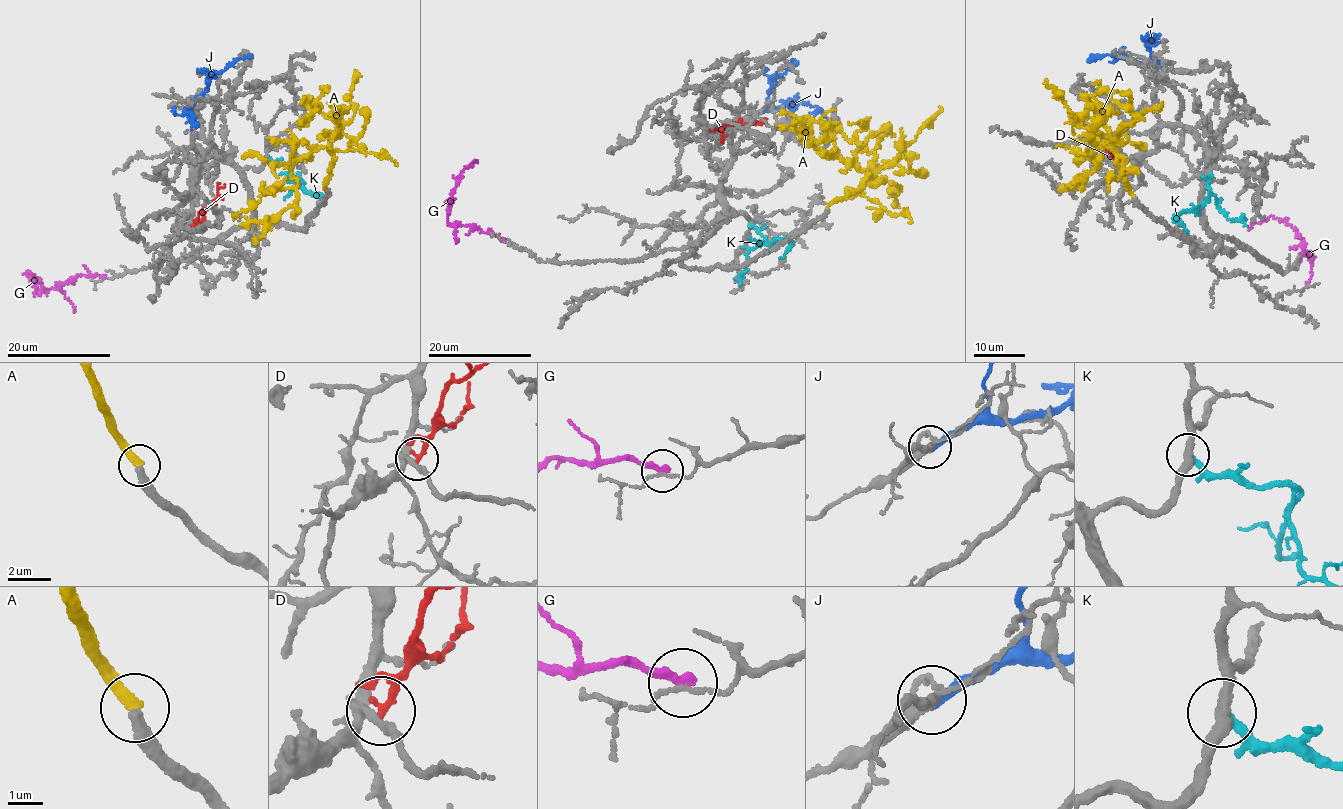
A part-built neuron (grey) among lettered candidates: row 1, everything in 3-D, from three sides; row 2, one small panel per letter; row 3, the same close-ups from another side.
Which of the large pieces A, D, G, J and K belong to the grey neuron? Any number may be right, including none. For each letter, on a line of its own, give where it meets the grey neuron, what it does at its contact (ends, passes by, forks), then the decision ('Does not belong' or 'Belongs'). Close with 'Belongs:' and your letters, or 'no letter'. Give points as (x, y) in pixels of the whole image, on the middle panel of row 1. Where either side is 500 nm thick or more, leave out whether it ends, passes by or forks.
A: Touches grey at (827, 210). It ends there. Does not belong
D: Touches grey at (711, 128). It passes by. Does not belong
G: Touches grey at (504, 241). It ends there. Does not belong
J: Touches grey at (753, 115). It ends there. Does not belong
K: Touches grey at (749, 222). It passes by. Does not belong
Belongs: no letter

